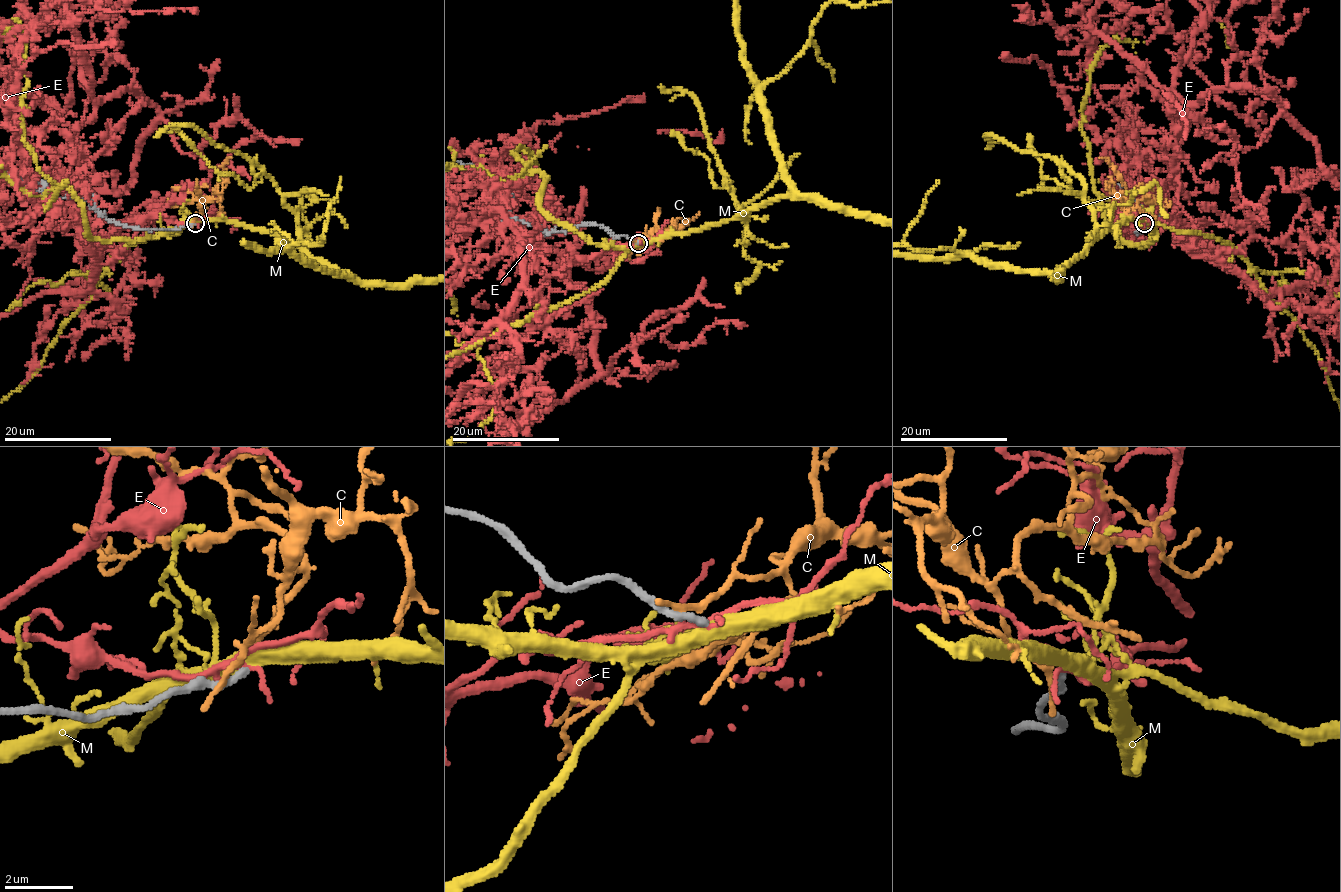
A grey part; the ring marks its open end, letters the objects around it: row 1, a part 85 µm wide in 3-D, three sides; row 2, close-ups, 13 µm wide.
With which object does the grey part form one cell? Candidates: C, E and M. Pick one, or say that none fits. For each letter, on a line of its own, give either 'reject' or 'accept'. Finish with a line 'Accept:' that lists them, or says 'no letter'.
C: reject
E: reject
M: reject
Accept: no letter

